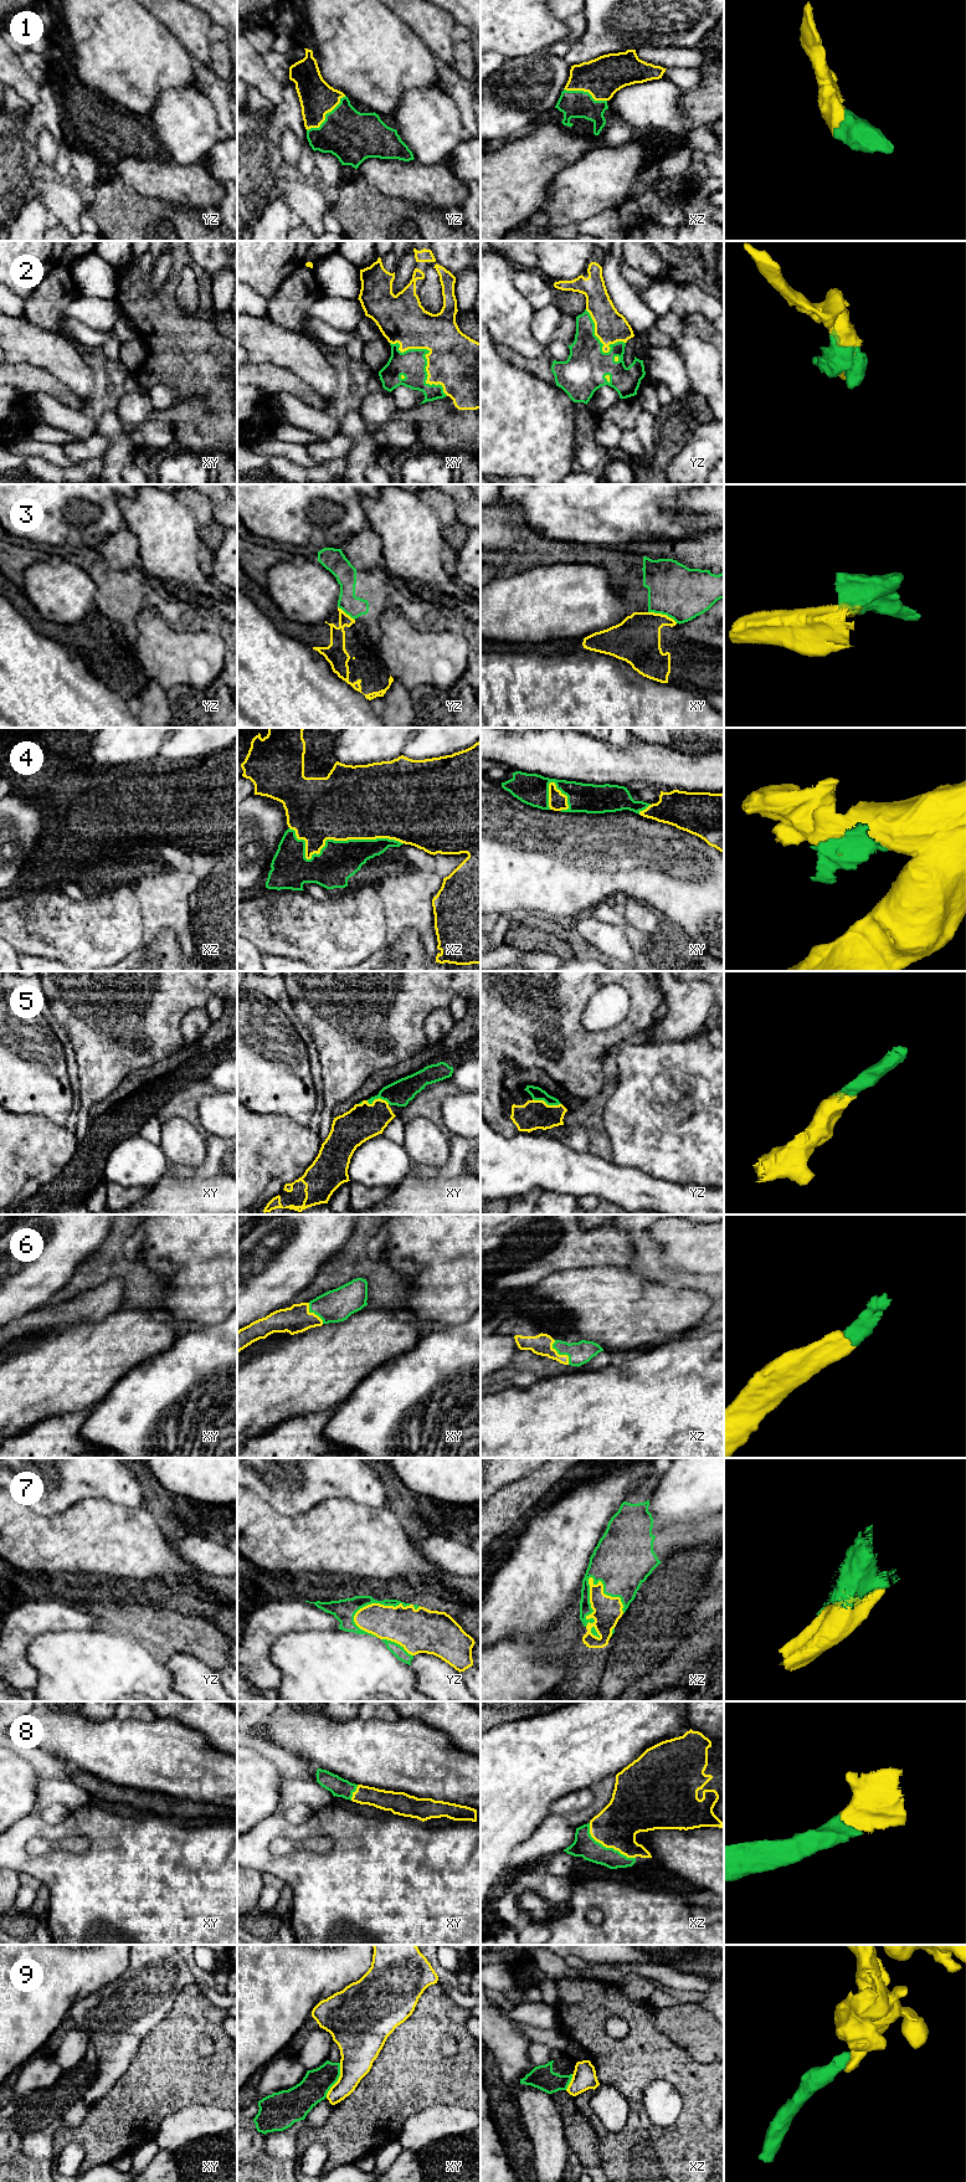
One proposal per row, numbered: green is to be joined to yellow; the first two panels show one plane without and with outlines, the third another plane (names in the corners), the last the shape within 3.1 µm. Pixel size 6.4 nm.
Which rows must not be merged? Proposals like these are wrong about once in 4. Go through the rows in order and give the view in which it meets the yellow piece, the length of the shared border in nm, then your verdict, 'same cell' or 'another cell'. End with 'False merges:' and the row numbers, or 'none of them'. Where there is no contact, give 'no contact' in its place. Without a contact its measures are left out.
1: yz | 340 nm | same cell
2: xy | 500 nm | same cell
3: xy | 200 nm | another cell
4: xz | 750 nm | same cell
5: yz | 190 nm | same cell
6: xz | 190 nm | same cell
7: xz | 340 nm | same cell
8: xz | 380 nm | same cell
9: xy | 240 nm | another cell
False merges: 3, 9

